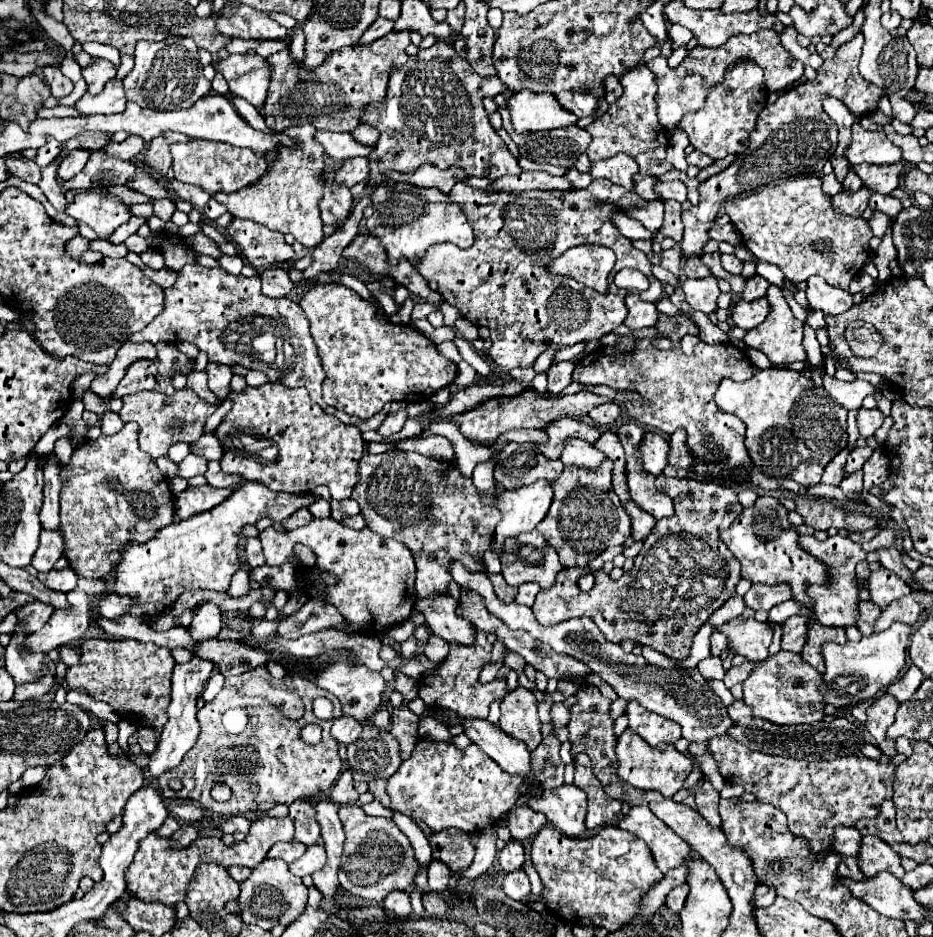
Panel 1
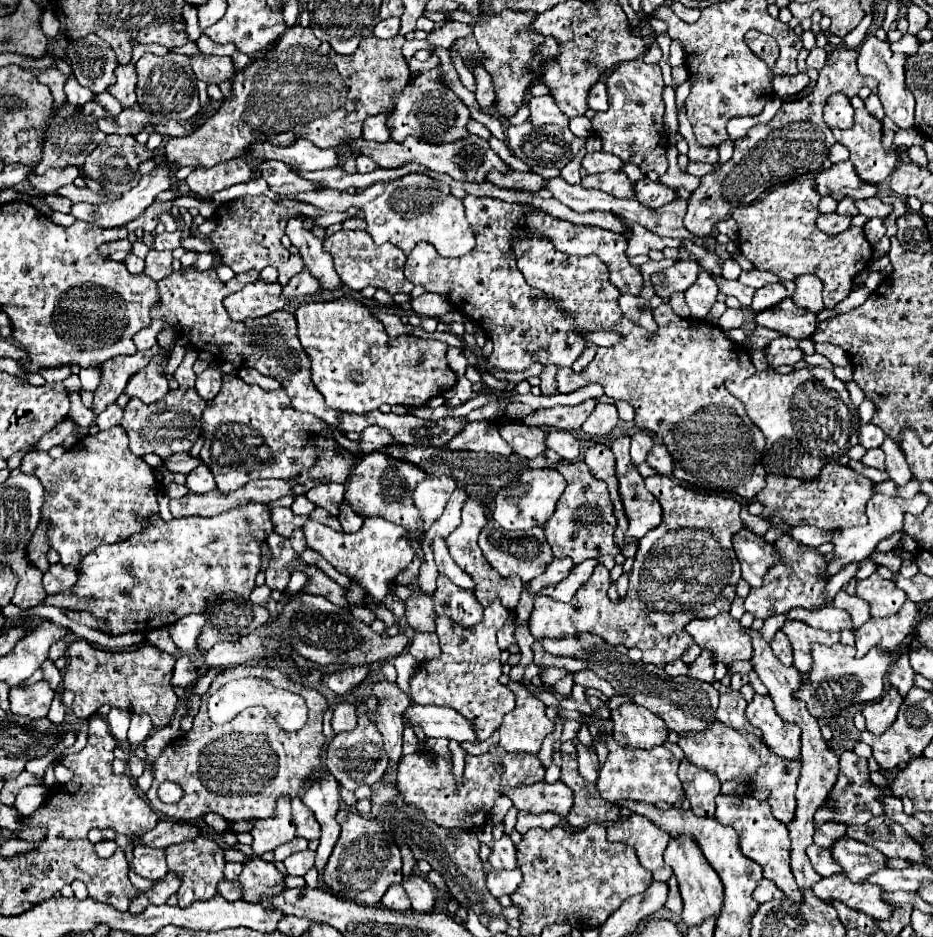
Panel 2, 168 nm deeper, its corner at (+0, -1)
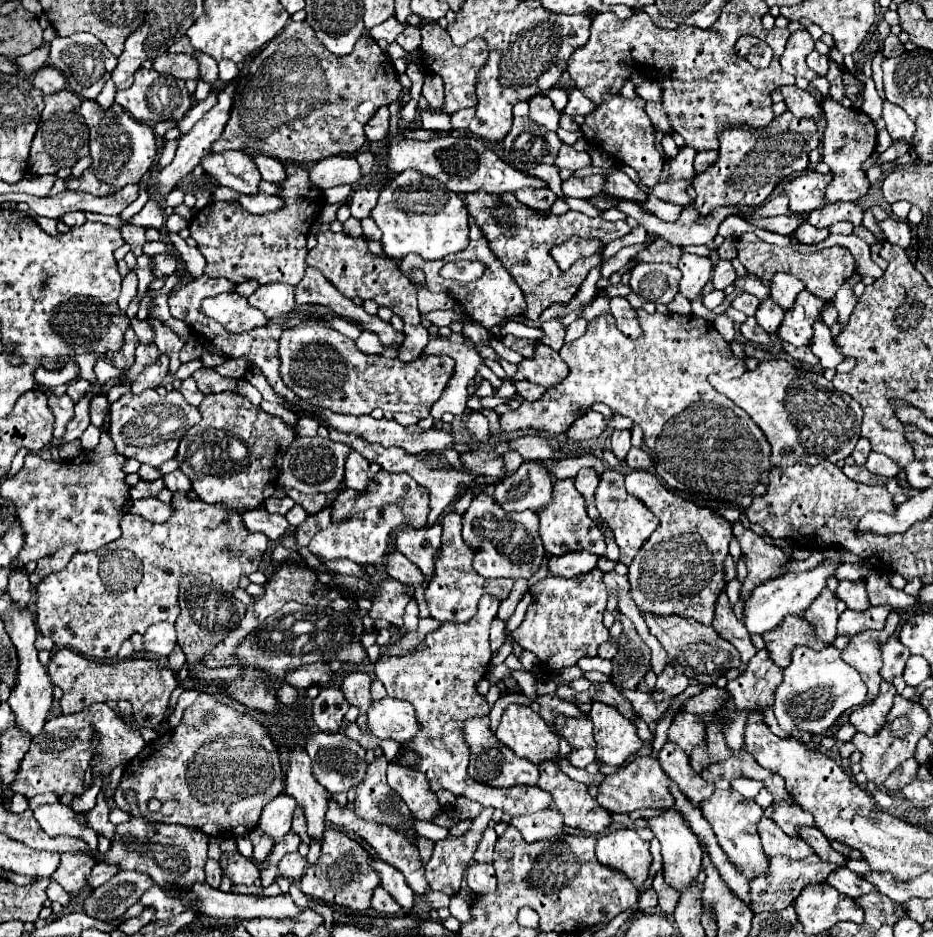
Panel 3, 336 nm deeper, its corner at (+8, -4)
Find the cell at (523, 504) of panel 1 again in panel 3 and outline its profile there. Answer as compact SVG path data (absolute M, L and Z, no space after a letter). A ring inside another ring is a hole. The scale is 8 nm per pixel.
M525 461L511 477L505 477L495 485L495 501L501 505L501 509L505 509L505 513L525 509L539 511L541 507L549 505L551 497L553 497L551 475L545 467L537 463Z

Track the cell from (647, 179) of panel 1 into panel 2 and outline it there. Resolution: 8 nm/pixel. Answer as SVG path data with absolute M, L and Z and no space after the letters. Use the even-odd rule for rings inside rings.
M623 172L591 174L591 176L583 178L581 186L585 186L585 188L597 188L597 190L613 194L617 198L635 198L635 194L633 194L633 182Z

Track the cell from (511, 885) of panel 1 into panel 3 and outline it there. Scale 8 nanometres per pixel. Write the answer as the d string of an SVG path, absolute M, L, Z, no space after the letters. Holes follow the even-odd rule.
M471 863L467 869L467 885L473 893L485 895L485 893L495 893L497 889L497 877L495 869L489 863Z

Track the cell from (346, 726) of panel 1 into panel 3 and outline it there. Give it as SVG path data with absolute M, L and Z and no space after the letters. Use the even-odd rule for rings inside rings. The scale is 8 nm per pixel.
M321 689L321 693L313 699L313 723L321 731L339 731L349 709L343 693L339 689Z

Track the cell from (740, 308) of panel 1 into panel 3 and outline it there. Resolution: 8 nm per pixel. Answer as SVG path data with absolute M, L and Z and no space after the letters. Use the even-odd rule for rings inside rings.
M807 291L799 293L795 305L785 311L785 319L777 329L777 337L795 347L803 347L813 337L813 321L819 319L823 301Z

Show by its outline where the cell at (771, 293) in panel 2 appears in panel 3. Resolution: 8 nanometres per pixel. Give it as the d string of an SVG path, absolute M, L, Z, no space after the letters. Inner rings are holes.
M771 297L763 299L761 305L757 307L757 313L755 313L755 319L757 323L767 331L767 333L775 333L777 331L777 325L783 321L783 315L785 311L773 303Z

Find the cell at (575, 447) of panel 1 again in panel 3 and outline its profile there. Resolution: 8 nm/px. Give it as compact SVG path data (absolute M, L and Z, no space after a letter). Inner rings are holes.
M525 435L525 437L513 439L511 443L501 443L501 445L497 445L497 453L503 455L507 451L507 447L519 451L525 461L527 459L529 461L531 459L551 459L555 455L551 443L545 437L539 437L539 435Z

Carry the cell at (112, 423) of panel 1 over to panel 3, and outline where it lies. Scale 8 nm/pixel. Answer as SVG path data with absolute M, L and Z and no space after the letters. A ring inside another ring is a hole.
M101 395L101 397L95 397L93 401L91 401L91 423L95 425L95 427L103 427L105 425L105 419L107 419L107 409L109 409L109 401L107 401L107 397L105 395Z

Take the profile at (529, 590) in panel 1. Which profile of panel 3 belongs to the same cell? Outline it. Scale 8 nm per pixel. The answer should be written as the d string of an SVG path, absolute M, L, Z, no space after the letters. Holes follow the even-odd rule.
M577 551L577 553L567 553L565 557L549 557L547 569L549 575L555 577L575 577L581 573L591 571L597 565L597 555L587 553L587 551Z

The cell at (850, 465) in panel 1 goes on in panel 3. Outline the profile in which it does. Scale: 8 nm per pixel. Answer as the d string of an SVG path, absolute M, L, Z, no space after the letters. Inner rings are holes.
M873 451L869 453L865 467L867 467L871 473L875 473L875 475L883 475L883 477L895 477L897 471L899 471L899 467L897 467L889 457L877 455L877 453L873 453Z

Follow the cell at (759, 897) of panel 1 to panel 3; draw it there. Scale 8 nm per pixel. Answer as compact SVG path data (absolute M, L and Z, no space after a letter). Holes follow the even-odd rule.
M816 854L807 859L792 860L788 857L777 856L770 858L769 877L757 877L751 881L751 911L761 913L761 911L779 911L787 907L797 899L801 889L809 883L819 883L823 881L831 871L835 871L837 865L823 863Z

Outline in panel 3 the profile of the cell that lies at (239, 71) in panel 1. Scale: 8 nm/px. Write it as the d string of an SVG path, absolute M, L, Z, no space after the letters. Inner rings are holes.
M163 53L153 61L153 67L159 73L173 75L177 79L199 81L199 61L187 53Z

